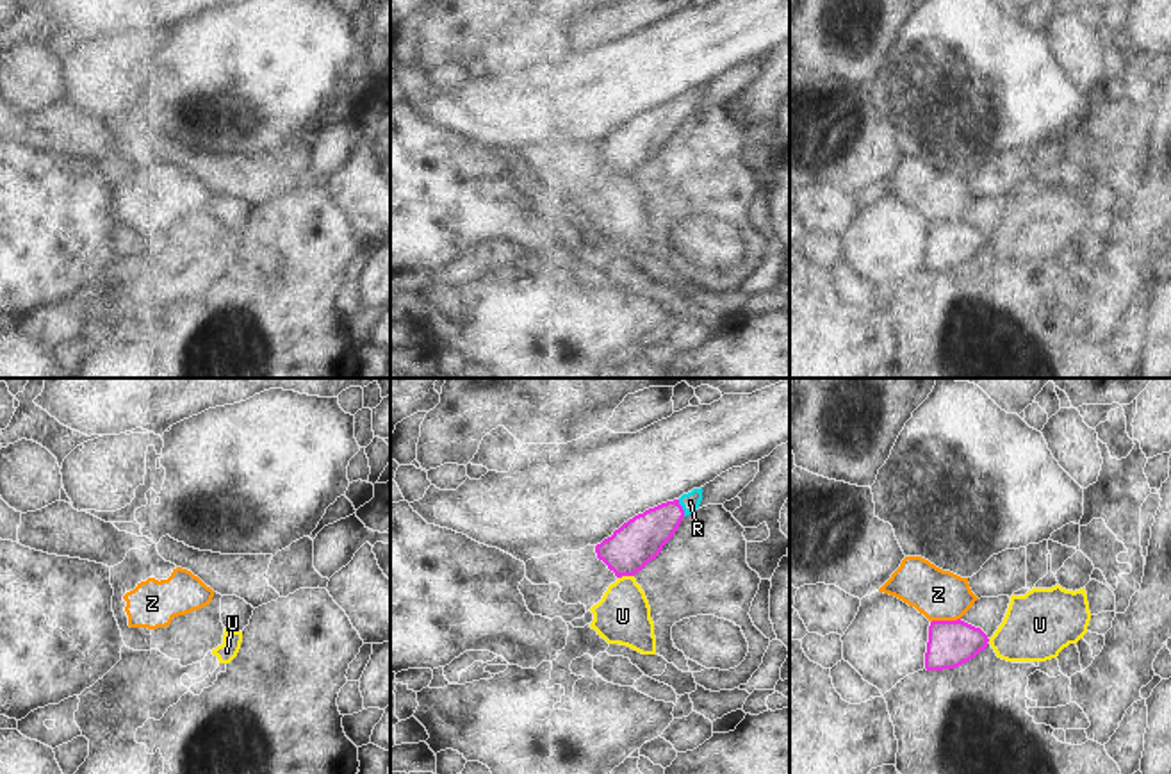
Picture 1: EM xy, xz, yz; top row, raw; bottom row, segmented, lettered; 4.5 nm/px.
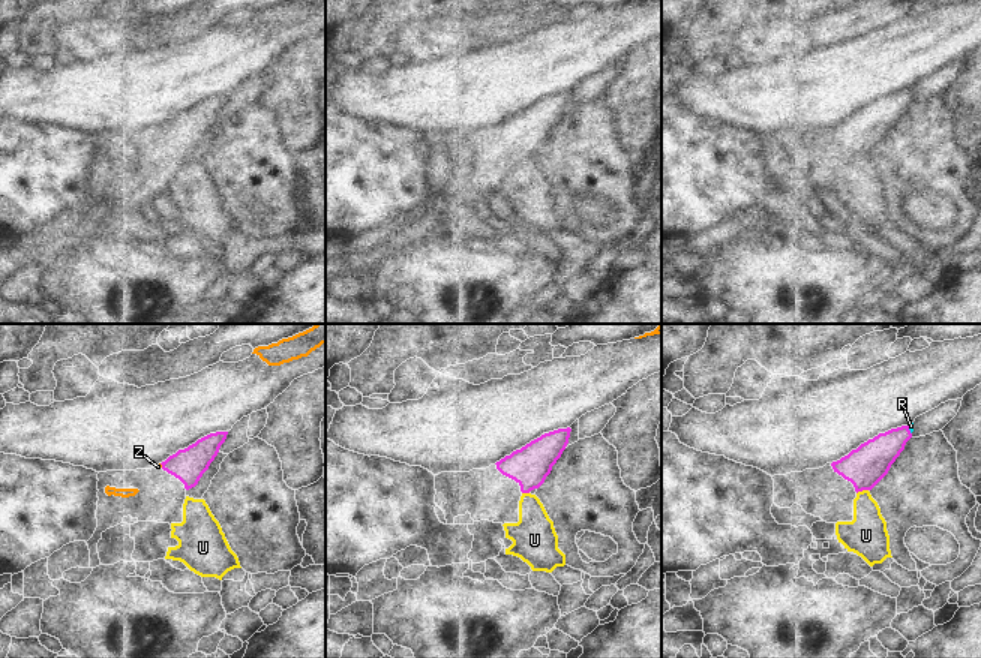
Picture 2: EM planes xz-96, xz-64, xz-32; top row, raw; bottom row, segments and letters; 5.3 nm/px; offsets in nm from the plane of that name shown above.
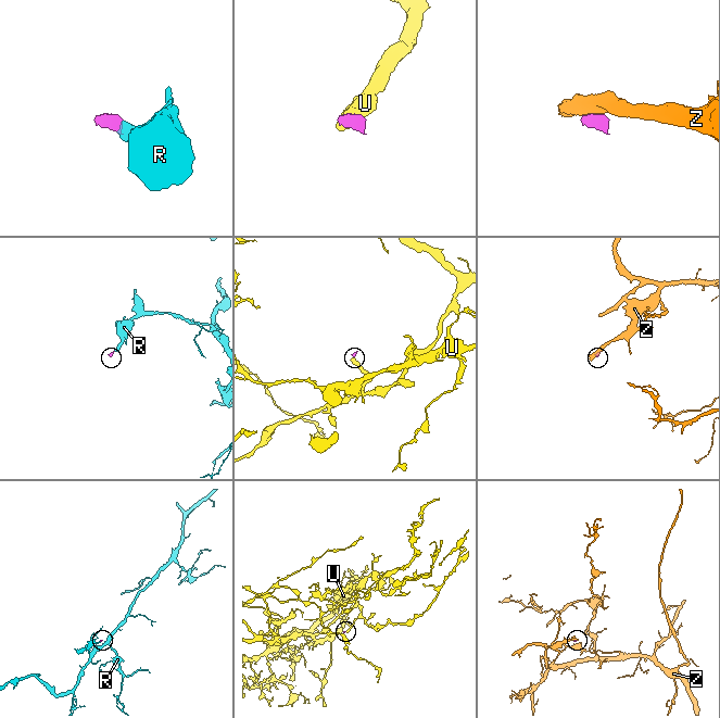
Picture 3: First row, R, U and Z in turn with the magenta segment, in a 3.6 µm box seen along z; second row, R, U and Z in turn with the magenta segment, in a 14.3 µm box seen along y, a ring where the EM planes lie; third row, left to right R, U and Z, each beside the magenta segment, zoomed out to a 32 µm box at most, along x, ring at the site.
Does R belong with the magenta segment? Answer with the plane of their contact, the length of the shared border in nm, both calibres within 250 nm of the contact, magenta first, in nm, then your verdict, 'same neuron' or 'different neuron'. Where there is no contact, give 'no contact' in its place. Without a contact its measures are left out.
xz | 90 nm | 200/90 nm | same neuron

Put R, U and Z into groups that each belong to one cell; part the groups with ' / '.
R / U / Z

